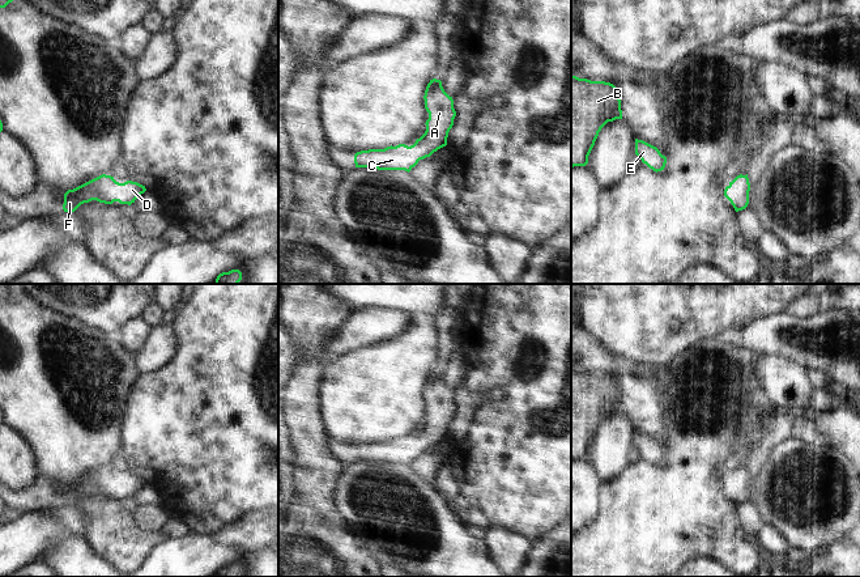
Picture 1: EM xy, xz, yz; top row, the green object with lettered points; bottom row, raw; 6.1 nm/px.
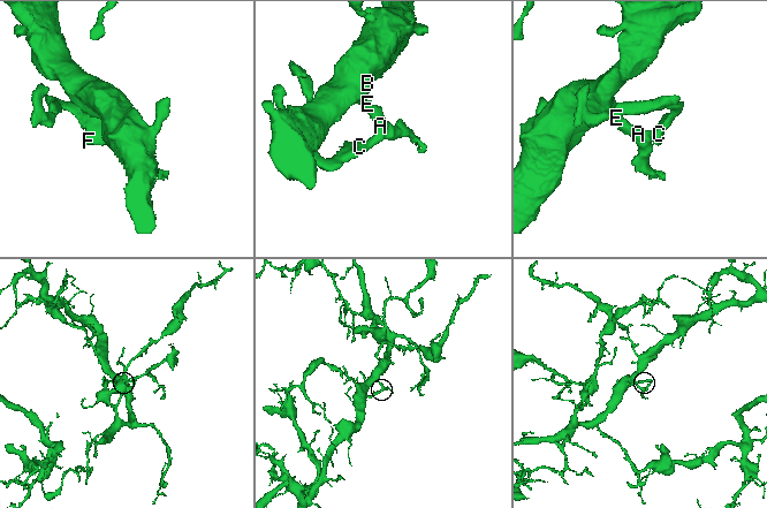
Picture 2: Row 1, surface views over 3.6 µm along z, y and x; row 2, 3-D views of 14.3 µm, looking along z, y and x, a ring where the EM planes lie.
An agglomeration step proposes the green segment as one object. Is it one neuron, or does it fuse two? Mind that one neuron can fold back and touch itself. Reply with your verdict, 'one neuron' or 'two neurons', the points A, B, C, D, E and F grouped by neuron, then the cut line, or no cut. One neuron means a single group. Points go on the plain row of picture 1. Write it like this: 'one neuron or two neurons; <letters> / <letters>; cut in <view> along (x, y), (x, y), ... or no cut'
one neuron; A B C D E F; no cut

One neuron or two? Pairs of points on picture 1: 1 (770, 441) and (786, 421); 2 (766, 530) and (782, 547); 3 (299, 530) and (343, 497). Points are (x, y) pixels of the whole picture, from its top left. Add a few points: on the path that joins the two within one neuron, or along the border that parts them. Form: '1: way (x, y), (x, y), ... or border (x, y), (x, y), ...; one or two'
1: way (775, 436), (780, 427); one
2: way (769, 534), (778, 543); one
3: border (341, 472), (335, 493), (335, 508), (350, 529); two

